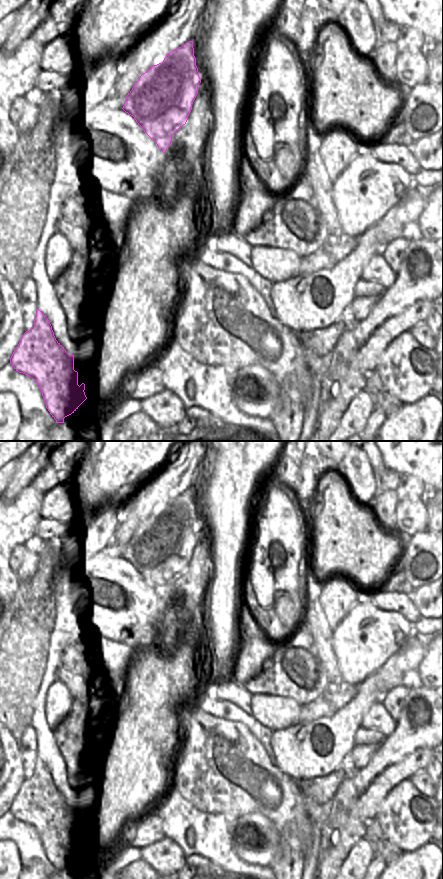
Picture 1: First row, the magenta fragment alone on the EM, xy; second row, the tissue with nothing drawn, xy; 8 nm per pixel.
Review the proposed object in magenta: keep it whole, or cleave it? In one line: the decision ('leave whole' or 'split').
split

